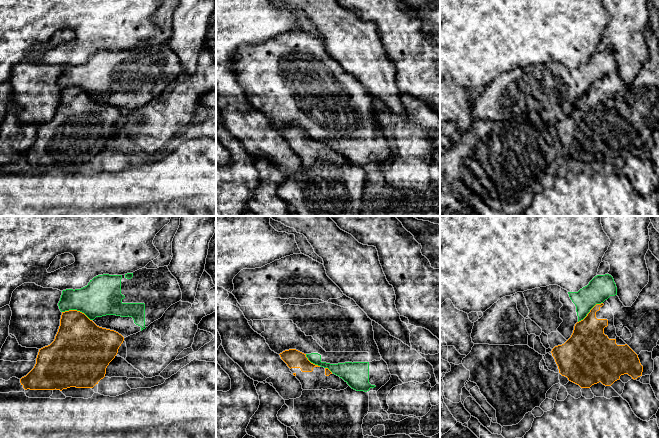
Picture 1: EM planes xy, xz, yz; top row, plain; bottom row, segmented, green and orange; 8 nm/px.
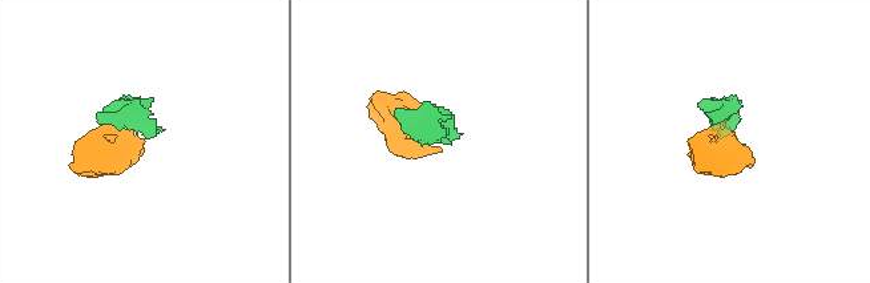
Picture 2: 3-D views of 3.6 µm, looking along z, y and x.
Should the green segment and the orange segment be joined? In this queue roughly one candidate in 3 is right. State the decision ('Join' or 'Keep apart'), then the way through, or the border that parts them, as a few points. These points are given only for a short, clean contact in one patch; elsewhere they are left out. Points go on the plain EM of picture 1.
Keep apart. Boundary: xy (62, 87), (79, 86), (91, 96)

